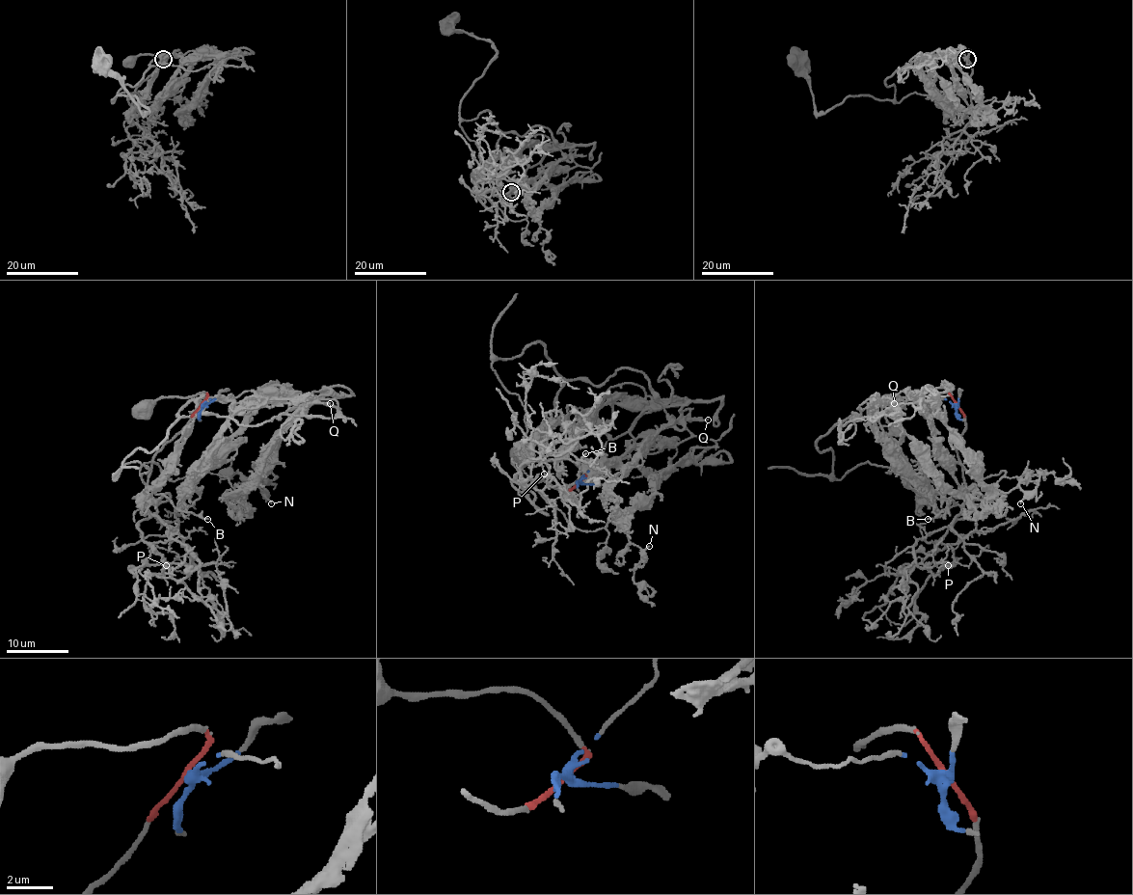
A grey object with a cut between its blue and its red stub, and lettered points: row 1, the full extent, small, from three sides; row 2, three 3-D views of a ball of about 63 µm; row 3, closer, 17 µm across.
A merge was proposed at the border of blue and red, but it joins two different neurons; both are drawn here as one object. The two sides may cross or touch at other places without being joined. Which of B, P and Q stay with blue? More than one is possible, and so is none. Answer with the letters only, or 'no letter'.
B, Q

